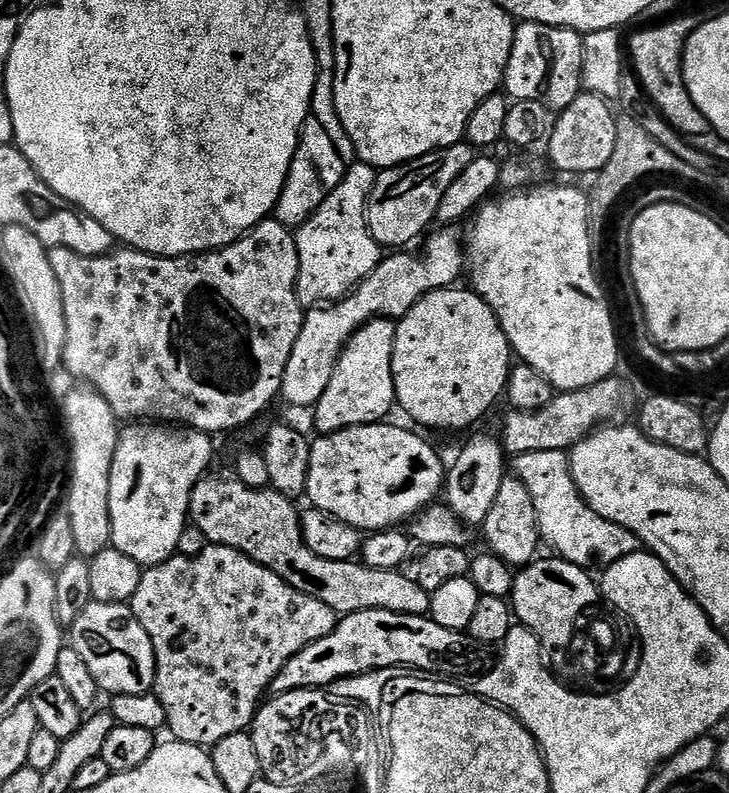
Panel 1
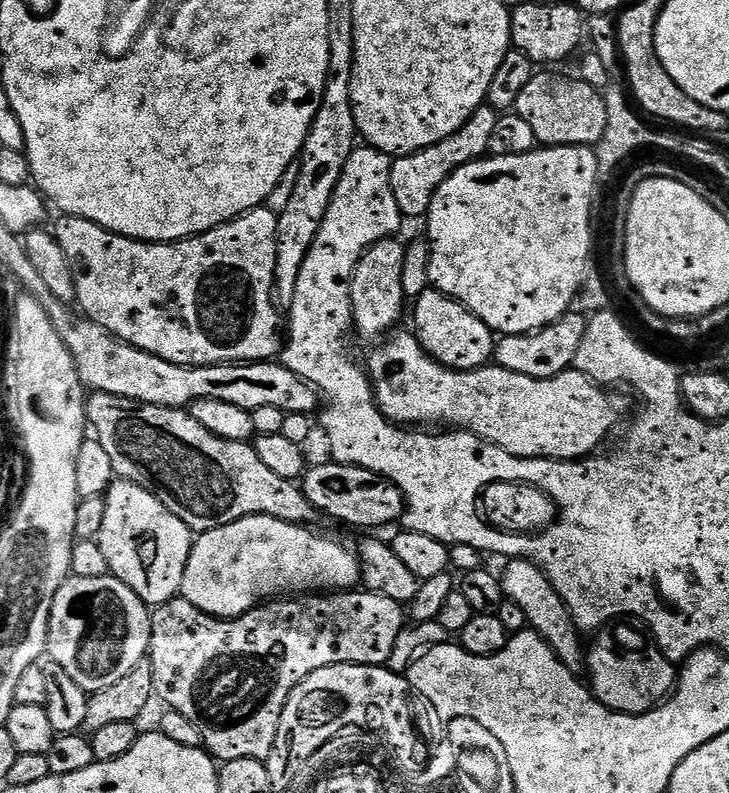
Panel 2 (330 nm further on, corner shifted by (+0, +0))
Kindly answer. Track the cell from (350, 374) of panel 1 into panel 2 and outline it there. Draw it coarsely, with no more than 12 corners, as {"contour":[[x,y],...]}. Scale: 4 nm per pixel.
{"contour":[[369,248],[352,275],[352,323],[379,341],[397,327],[406,297],[406,248]]}

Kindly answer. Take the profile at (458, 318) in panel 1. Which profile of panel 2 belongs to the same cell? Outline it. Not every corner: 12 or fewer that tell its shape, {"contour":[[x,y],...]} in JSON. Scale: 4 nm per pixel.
{"contour":[[435,290],[415,297],[414,335],[446,368],[493,359],[497,337]]}

